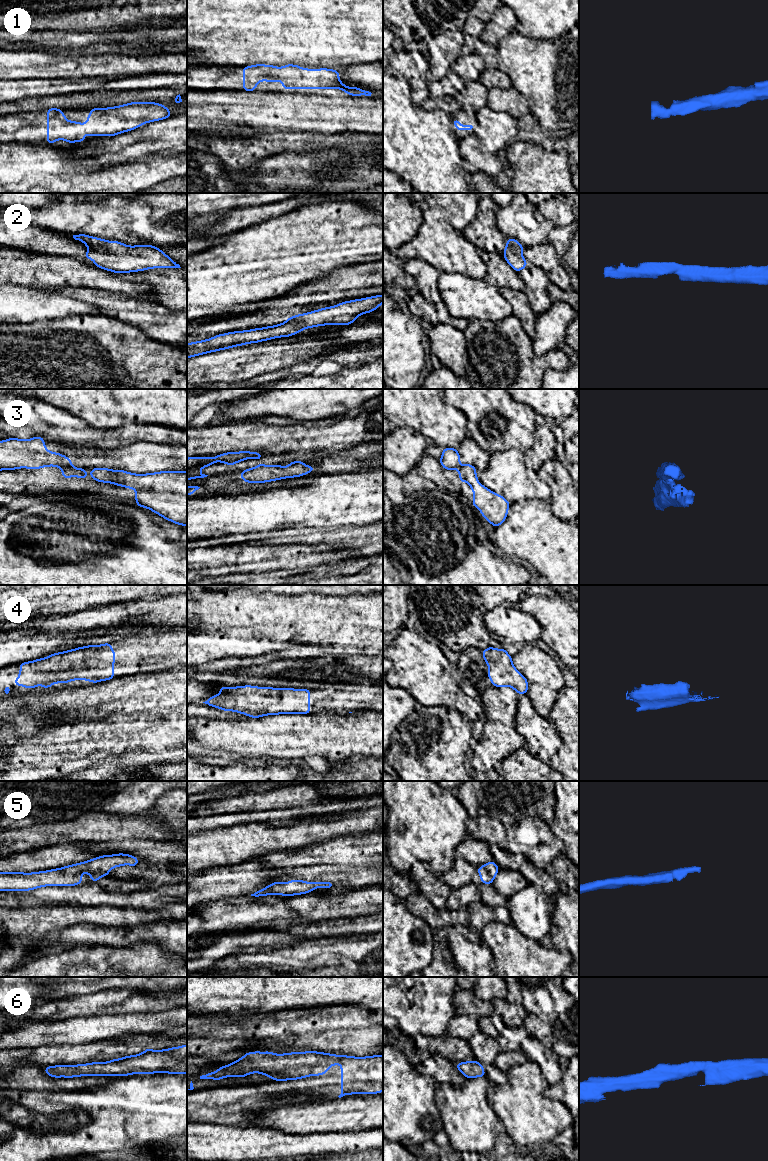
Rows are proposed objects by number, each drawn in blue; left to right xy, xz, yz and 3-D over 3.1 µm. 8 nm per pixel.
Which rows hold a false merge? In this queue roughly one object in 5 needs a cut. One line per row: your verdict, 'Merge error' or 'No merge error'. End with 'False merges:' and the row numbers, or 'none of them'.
1: No merge error
2: No merge error
3: Merge error
4: No merge error
5: No merge error
6: No merge error
False merges: 3

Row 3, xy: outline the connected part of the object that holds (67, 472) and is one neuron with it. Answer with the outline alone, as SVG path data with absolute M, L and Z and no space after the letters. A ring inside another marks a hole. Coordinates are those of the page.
M61 468L62 469L62 476L63 478L69 477L79 477L86 479L87 473L83 468Z

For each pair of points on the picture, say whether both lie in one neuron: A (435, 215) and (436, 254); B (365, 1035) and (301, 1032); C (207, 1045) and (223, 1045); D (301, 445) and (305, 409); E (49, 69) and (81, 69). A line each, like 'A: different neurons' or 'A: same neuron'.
A: same neuron
B: same neuron
C: same neuron
D: different neurons
E: same neuron

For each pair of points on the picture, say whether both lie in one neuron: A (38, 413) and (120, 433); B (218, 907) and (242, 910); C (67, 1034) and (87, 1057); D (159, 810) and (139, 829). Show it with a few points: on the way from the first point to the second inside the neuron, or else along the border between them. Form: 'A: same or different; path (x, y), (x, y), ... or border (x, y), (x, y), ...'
A: same; path (58, 426), (83, 436), (100, 436)
B: same; path (224, 910), (236, 910)
C: different; border (99, 1039), (93, 1042), (75, 1044), (52, 1044)
D: different; border (144, 814), (157, 816), (172, 830)

